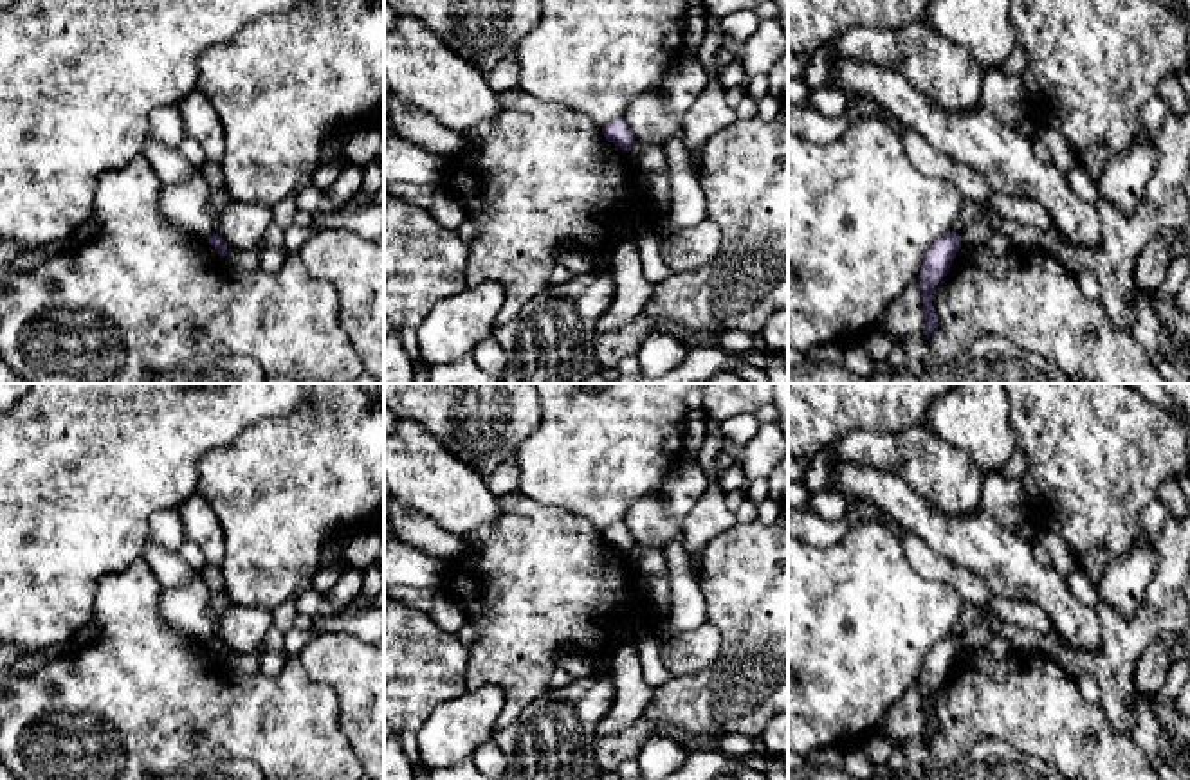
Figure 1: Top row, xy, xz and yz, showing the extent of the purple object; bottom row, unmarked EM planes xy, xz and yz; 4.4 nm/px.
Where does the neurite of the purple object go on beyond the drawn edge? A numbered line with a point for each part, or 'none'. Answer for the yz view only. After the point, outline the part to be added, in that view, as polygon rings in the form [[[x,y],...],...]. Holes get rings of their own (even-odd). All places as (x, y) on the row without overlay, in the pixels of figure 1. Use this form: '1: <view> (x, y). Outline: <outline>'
none

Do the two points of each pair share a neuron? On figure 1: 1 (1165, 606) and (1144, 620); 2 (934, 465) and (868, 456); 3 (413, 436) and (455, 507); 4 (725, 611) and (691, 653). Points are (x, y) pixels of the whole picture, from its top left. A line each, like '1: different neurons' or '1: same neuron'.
1: same neuron
2: same neuron
3: same neuron
4: different neurons

